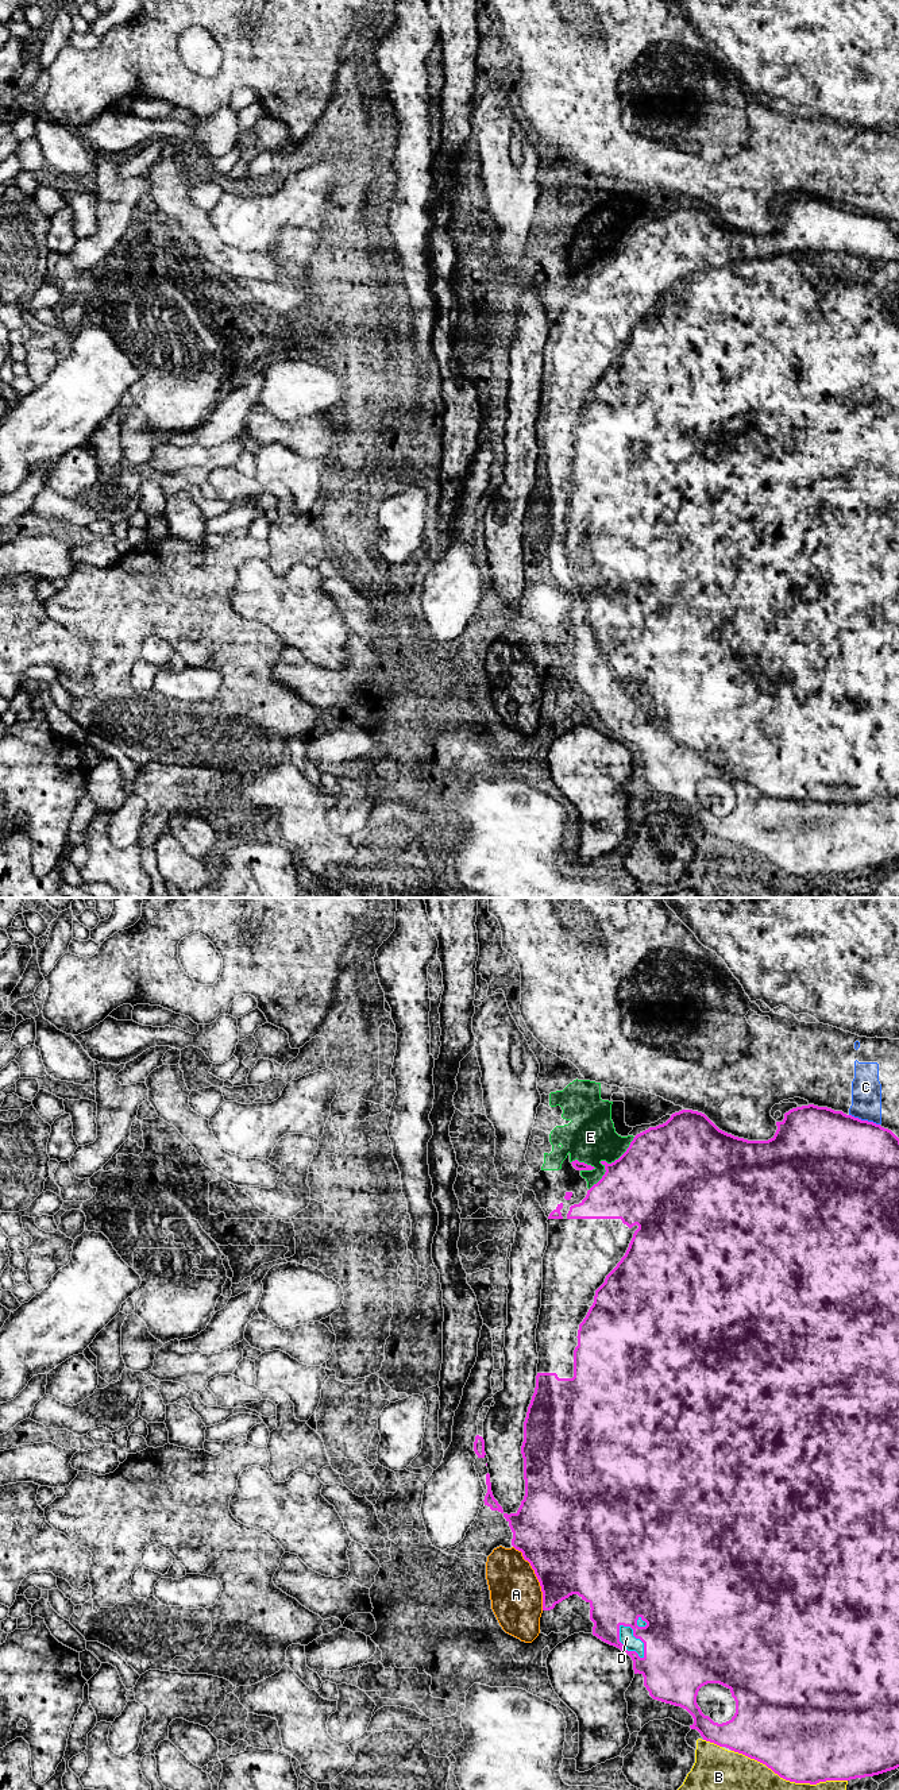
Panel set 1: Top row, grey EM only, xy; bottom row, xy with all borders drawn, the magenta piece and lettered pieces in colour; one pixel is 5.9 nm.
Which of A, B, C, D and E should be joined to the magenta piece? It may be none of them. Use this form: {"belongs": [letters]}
{"belongs": ["D"]}

